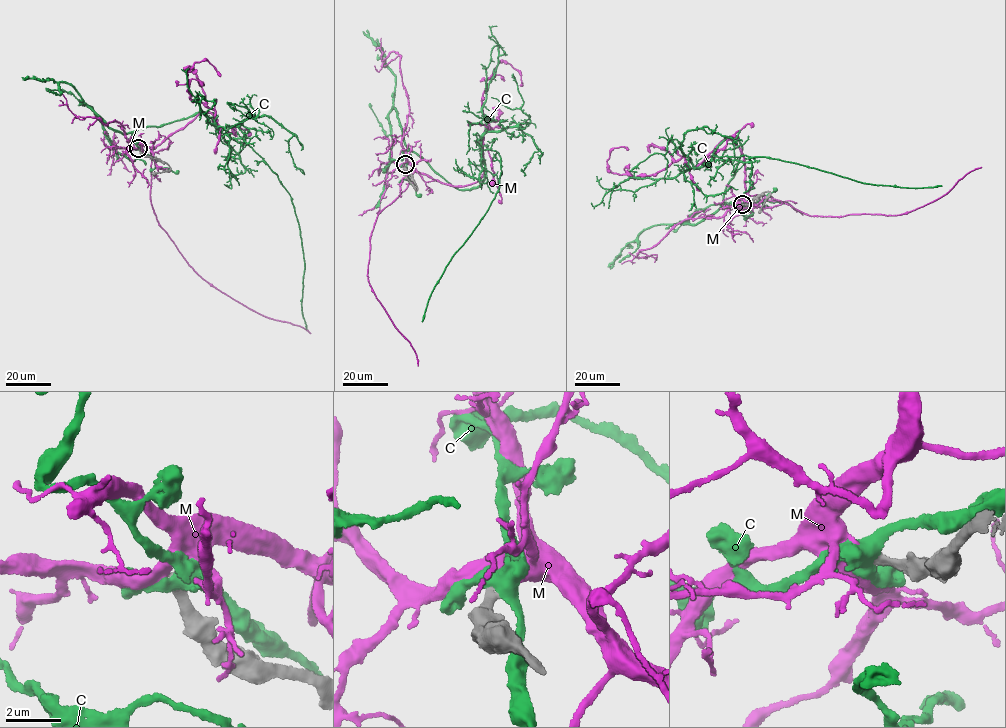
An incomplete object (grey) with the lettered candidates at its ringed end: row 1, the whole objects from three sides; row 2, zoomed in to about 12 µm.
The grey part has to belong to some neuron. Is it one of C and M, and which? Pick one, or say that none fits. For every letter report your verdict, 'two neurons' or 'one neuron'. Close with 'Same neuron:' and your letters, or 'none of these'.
C: two neurons
M: two neurons
Same neuron: none of these

